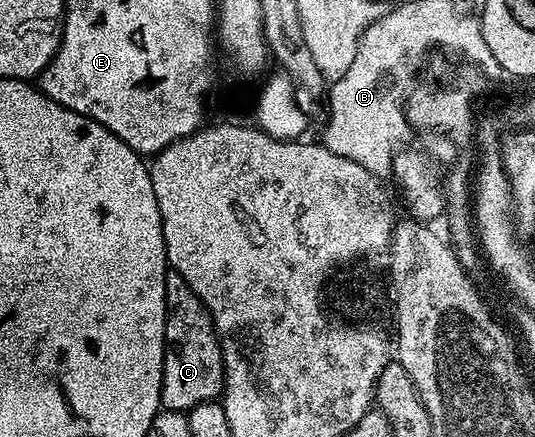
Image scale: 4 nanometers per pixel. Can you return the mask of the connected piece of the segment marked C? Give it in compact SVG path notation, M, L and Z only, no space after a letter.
M168 272L166 279L166 331L164 332L164 370L160 404L164 409L187 411L207 401L215 401L224 392L224 356L220 350L220 338L212 325L212 315L194 295L194 291L182 279L182 275Z

